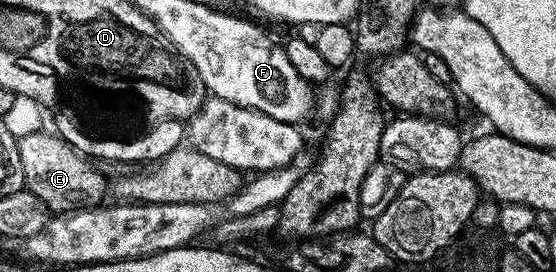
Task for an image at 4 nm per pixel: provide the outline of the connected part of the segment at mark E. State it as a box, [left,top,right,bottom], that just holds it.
[17,131,107,210]

